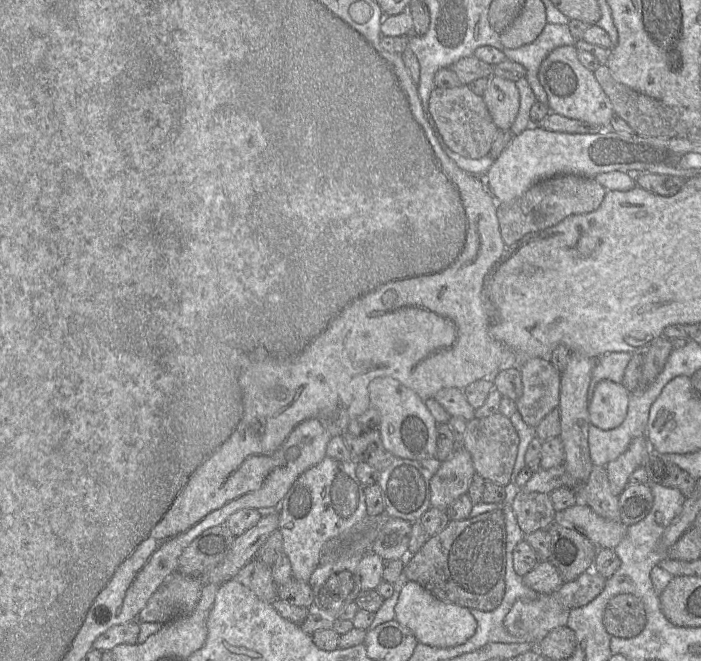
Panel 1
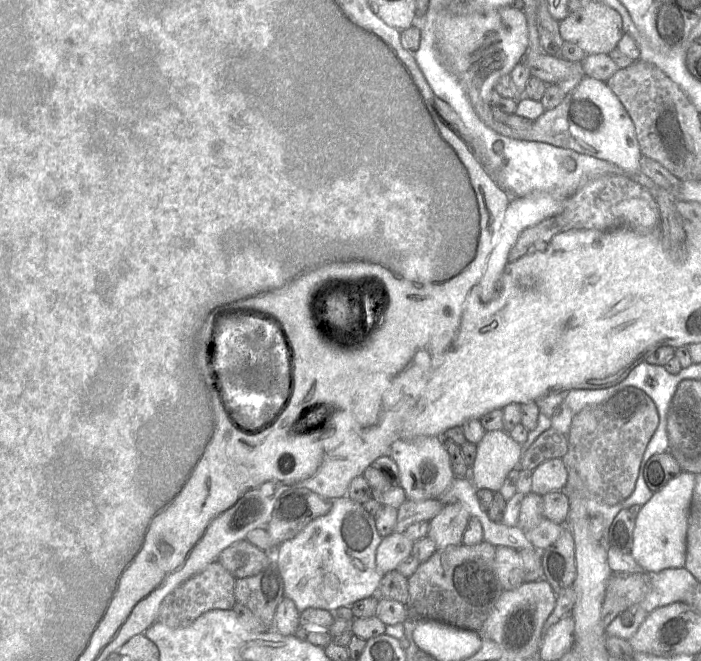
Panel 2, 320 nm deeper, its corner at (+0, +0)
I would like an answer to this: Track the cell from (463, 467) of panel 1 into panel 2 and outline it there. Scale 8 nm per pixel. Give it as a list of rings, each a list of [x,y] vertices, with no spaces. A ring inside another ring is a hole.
[[[461,503],[445,504],[429,521],[427,536],[434,541],[436,550],[462,543],[469,518],[470,514]]]

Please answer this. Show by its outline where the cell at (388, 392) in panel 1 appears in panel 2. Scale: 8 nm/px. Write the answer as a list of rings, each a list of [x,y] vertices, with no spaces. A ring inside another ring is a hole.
[[[441,437],[398,438],[391,444],[387,454],[395,461],[398,467],[399,485],[403,488],[408,500],[438,499],[455,478]]]

